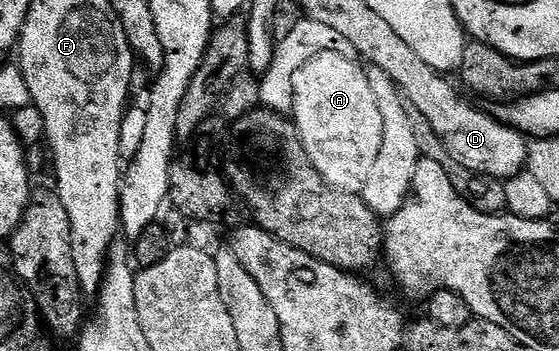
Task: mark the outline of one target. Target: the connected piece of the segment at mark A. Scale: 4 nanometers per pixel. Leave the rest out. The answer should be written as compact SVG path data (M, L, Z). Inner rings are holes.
M323 52L296 72L292 89L295 130L311 166L332 189L362 194L383 138L381 107L377 107L364 66L343 54Z

